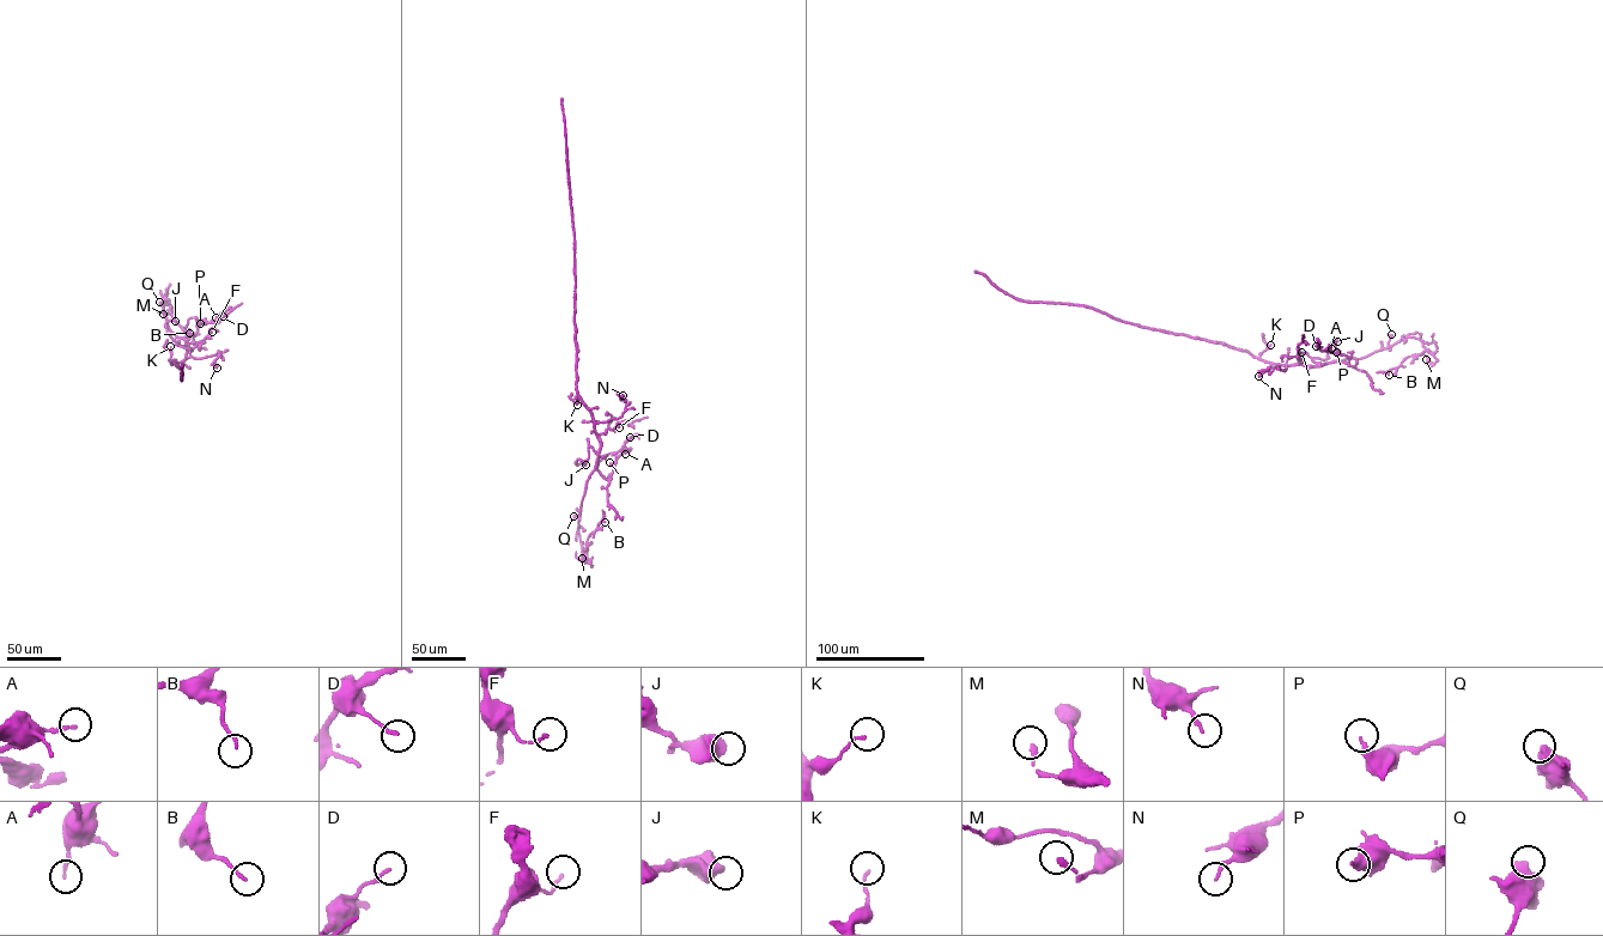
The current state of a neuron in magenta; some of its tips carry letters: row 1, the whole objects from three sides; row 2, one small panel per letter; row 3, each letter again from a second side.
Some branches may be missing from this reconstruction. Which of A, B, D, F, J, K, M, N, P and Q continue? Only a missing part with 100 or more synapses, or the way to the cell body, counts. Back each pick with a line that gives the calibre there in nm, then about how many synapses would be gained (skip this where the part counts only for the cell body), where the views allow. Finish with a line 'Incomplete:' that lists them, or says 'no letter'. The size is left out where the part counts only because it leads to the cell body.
Incomplete: no letter

